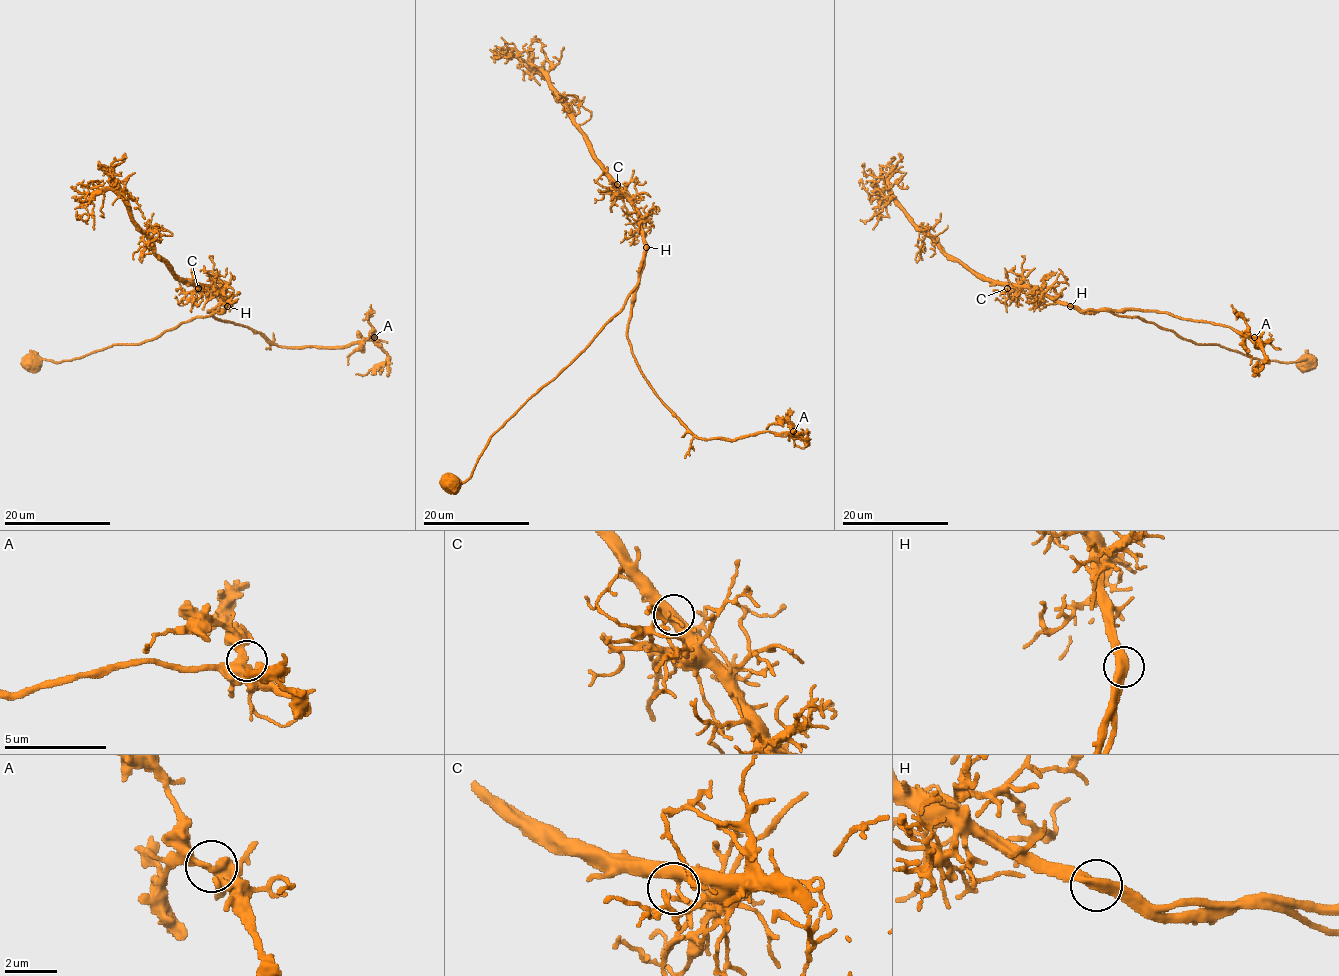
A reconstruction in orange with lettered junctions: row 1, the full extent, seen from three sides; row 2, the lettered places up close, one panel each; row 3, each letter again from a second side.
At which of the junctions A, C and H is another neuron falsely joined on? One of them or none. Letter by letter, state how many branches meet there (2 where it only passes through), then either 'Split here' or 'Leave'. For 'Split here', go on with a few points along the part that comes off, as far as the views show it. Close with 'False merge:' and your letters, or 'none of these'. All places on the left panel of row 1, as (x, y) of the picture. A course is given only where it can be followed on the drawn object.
A: Branches: 2. Leave
C: Branches: 2. Leave
H: Branches: 2. Leave
False merge: none of these

